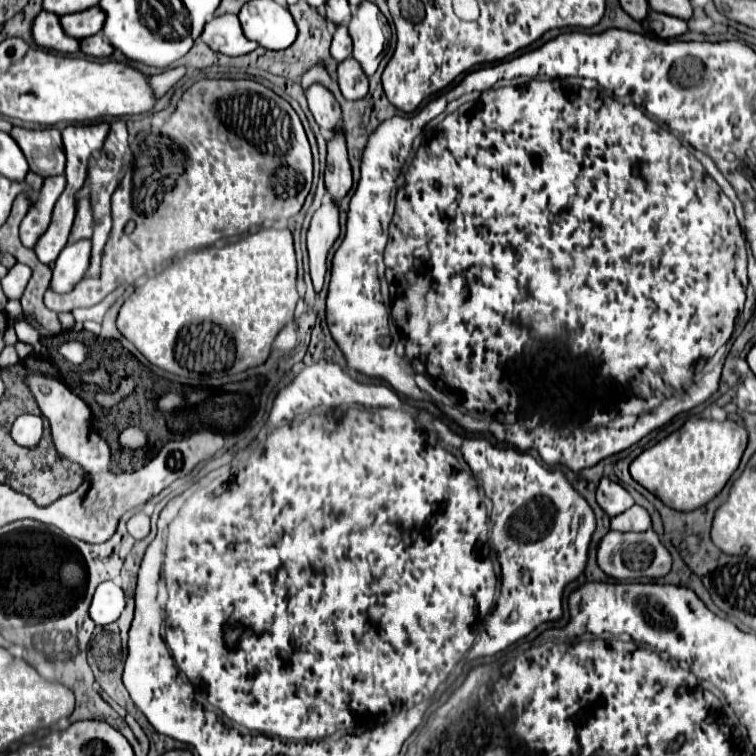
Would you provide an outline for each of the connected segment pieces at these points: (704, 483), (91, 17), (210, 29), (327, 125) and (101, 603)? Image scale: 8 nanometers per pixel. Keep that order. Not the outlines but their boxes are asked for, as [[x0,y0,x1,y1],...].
[[631,419,747,511],[59,5,103,39],[201,13,259,55],[307,83,341,131],[89,581,125,627]]

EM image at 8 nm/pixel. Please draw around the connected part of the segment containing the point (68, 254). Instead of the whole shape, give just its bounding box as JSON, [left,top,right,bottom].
[51,239,91,293]

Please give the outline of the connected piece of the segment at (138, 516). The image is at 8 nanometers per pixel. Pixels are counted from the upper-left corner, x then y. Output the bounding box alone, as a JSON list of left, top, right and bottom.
[127,513,149,541]

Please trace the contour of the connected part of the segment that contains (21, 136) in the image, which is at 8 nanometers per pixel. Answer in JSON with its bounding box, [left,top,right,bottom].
[9,127,65,177]

